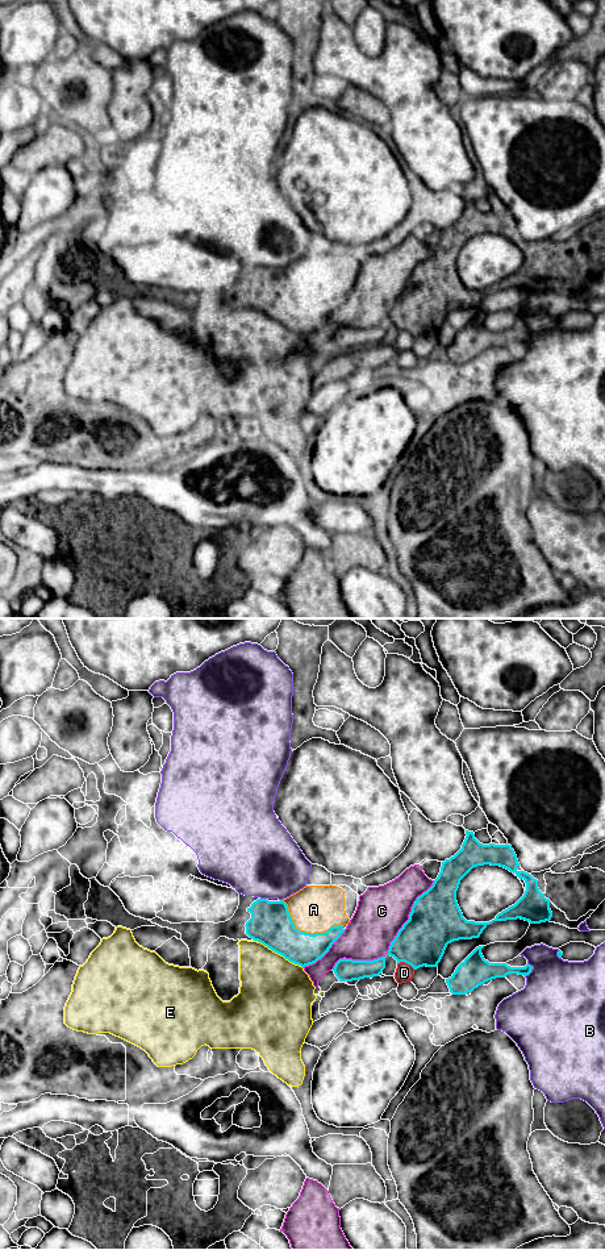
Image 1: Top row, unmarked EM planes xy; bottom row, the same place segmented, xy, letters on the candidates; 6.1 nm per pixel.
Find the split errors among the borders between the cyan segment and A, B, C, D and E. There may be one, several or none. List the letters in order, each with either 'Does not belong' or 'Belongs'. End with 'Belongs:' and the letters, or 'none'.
A: Belongs
B: Does not belong
C: Does not belong
D: Does not belong
E: Does not belong
Belongs: A

